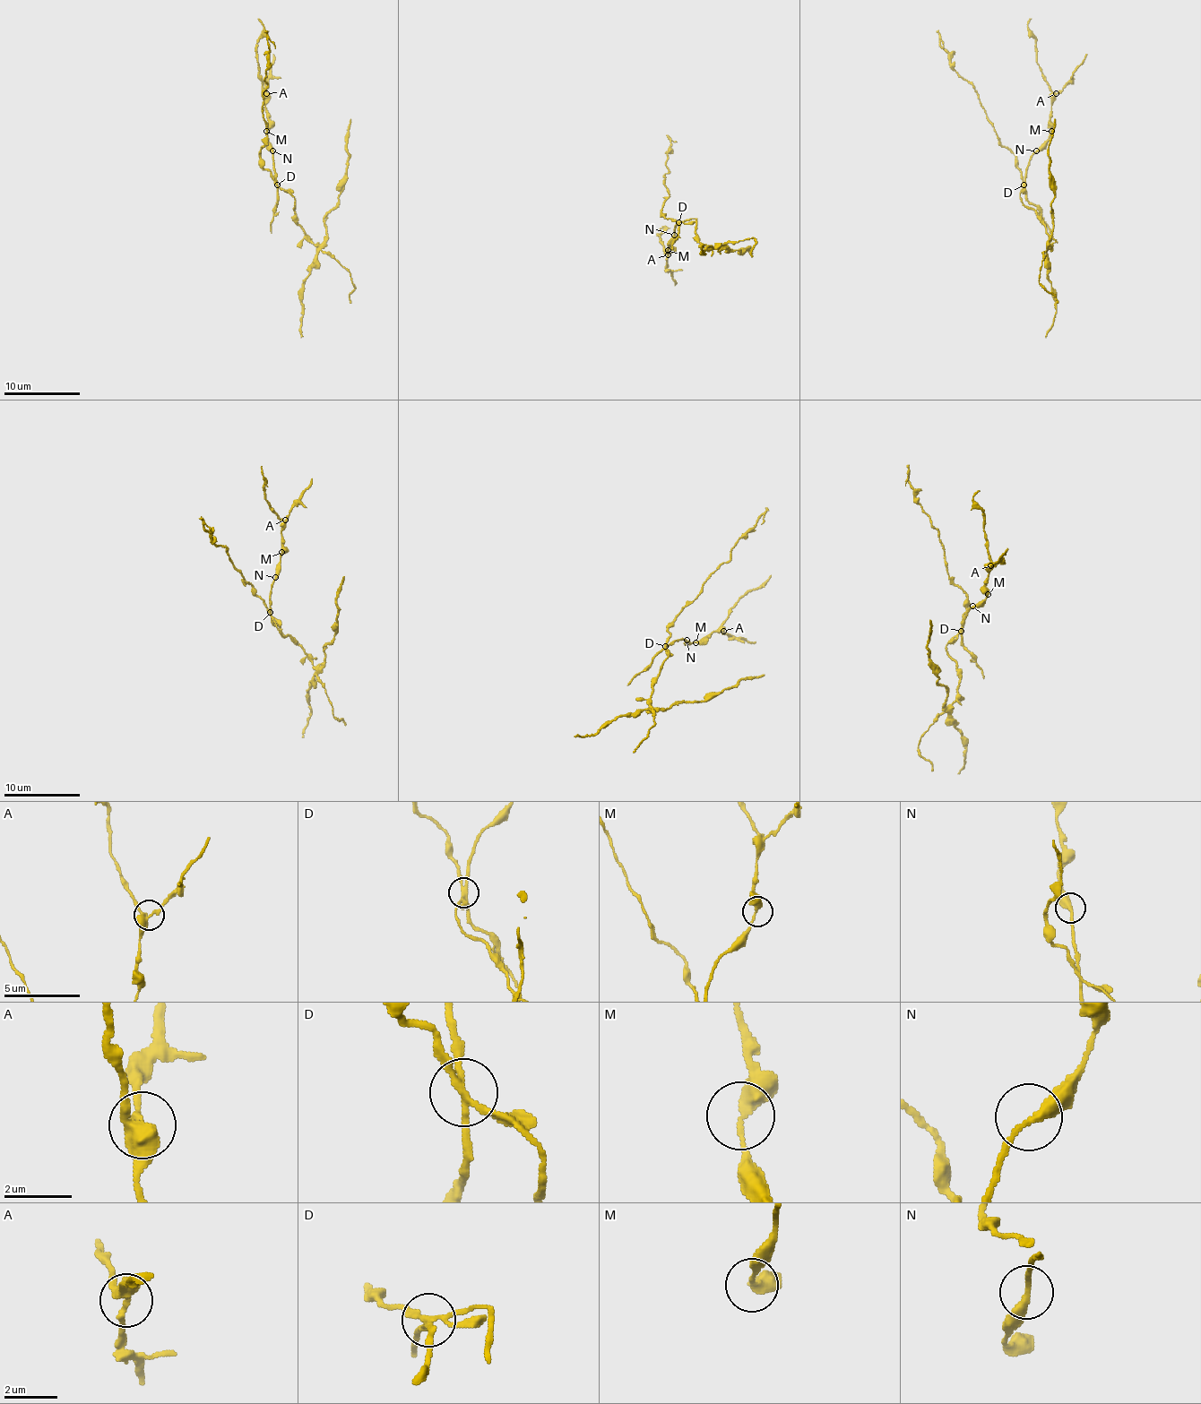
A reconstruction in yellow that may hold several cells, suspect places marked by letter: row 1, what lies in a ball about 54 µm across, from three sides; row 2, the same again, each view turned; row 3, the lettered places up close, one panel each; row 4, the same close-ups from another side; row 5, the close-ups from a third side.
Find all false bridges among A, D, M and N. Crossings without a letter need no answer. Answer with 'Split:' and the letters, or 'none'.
Split: A, D

